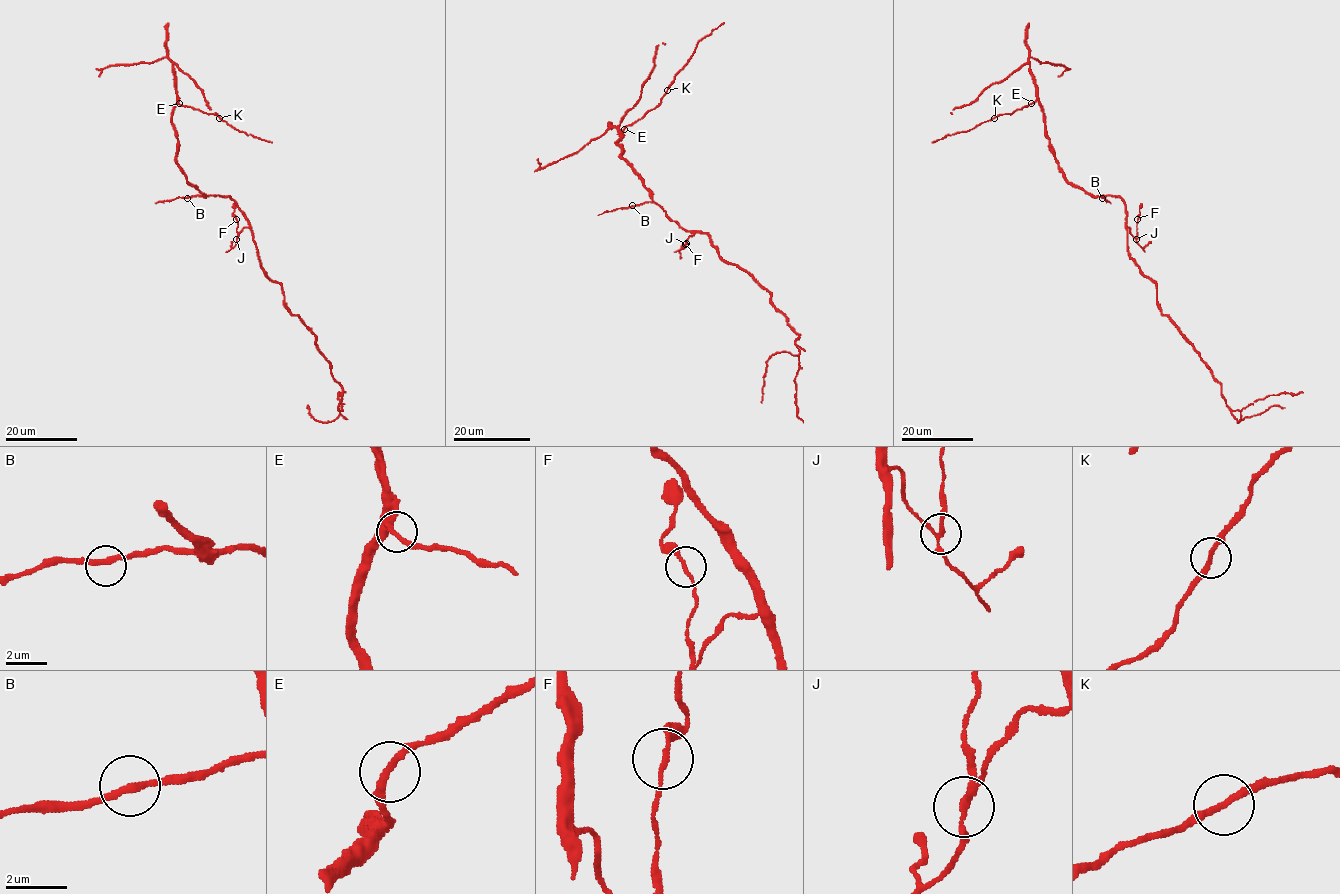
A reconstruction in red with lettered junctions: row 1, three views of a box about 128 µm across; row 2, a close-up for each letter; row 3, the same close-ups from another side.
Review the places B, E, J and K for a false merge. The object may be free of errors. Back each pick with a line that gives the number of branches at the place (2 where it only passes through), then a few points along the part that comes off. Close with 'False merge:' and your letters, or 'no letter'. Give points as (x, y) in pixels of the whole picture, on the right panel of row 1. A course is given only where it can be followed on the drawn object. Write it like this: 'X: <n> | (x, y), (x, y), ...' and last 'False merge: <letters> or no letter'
J: 3 | (1137, 238), (1142, 203)
False merge: J

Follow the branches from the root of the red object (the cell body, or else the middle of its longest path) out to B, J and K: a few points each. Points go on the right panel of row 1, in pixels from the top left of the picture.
B: (1127, 217), (1126, 204), (1119, 196), (1098, 195), (1102, 198)
J: (1127, 217), (1127, 227), (1137, 238)
K: (1127, 217), (1126, 204), (1119, 196), (1092, 196), (1067, 180), (1050, 144), (1043, 106), (1037, 100), (994, 118)

